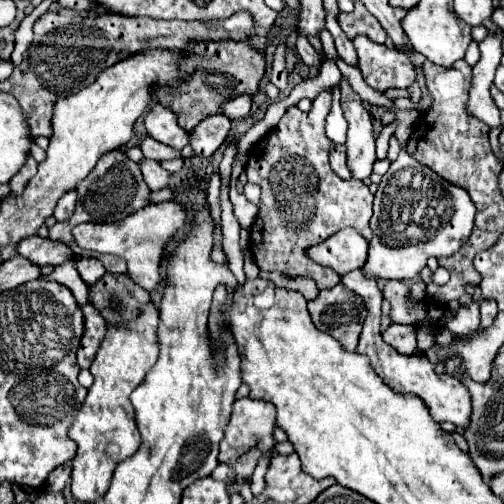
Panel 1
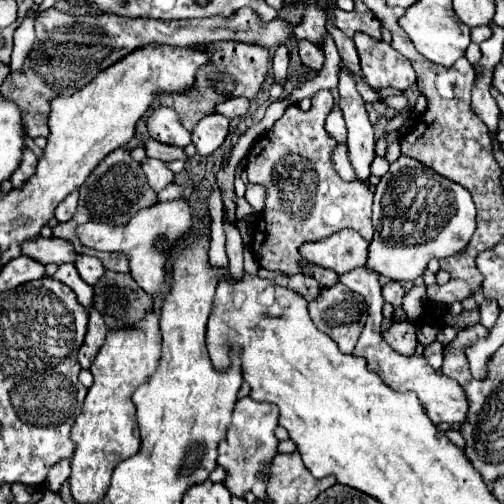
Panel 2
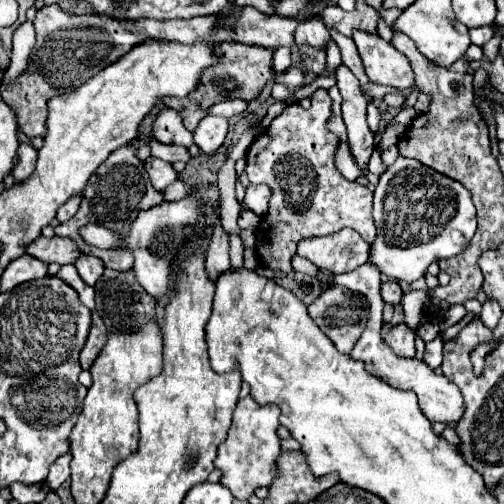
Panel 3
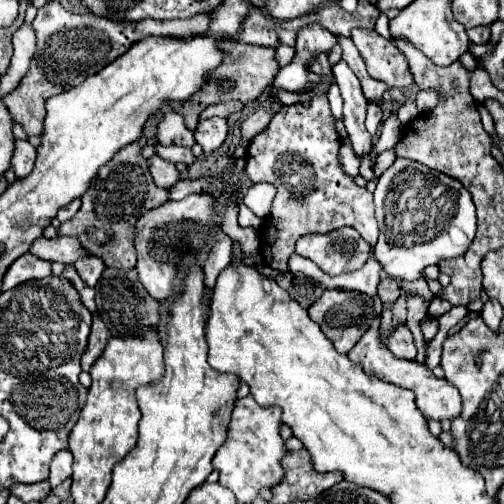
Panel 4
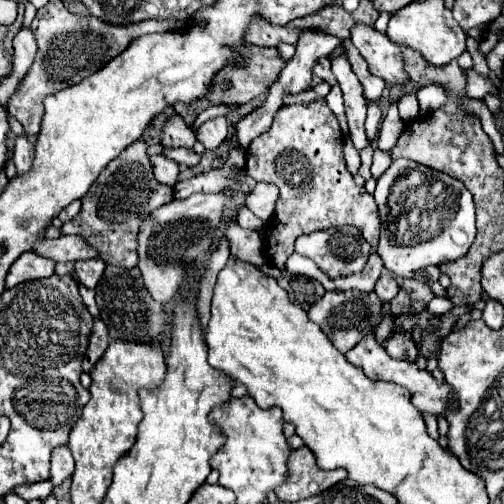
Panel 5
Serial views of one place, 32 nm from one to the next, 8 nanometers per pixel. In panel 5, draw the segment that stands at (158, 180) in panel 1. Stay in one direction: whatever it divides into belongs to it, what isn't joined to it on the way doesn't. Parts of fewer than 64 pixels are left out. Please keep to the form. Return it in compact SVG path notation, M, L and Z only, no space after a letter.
M150 156L150 162L152 162L152 172L154 172L154 178L160 182L160 184L166 184L166 186L174 186L178 182L178 164L174 160L168 160L164 156Z

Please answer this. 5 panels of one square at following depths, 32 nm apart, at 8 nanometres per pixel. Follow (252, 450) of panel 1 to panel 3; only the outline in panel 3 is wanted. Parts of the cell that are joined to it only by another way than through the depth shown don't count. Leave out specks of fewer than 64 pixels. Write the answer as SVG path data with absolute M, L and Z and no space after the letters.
M250 396L238 400L236 404L232 426L228 430L228 438L218 446L218 456L214 464L216 468L222 470L220 482L238 500L248 500L248 496L254 494L256 486L266 486L278 476L276 456L282 454L280 438L276 436L276 428L280 424L278 418L280 418L280 408L276 408L276 404L260 406Z

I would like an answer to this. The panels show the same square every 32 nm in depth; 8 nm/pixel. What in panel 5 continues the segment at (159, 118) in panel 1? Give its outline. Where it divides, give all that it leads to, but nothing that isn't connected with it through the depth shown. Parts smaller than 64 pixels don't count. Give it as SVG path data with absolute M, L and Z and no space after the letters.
M174 114L164 122L160 142L162 146L168 146L168 148L178 148L178 146L192 148L196 142L196 136L194 136L194 130L188 128L178 114Z

